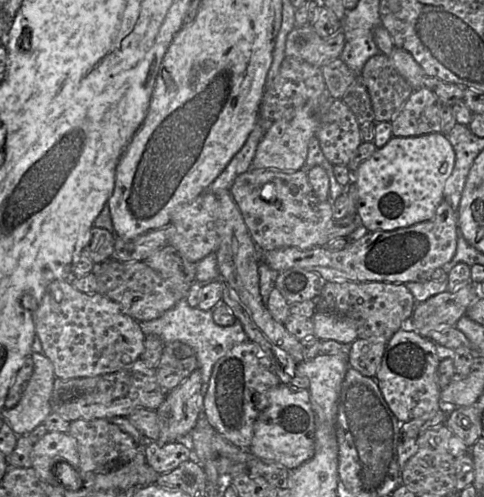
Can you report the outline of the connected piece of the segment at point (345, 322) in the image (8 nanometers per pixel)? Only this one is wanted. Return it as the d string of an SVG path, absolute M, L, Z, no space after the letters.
M317 309L312 318L314 335L319 340L334 340L346 346L358 339L355 324L342 316Z

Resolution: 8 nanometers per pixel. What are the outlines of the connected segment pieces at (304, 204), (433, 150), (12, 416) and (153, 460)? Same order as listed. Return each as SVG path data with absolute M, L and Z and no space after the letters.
M305 169L248 170L235 179L230 192L261 252L287 247L301 250L326 247L327 228L333 219L333 201L330 198L322 200L314 193Z
M429 133L391 139L352 172L358 191L357 216L368 232L392 231L431 219L444 200L444 187L455 165L448 135Z
M32 353L33 373L18 404L2 410L2 418L7 421L17 436L26 436L43 424L52 412L50 397L53 390L54 368L44 353Z
M147 440L146 463L159 475L171 472L183 462L191 460L192 457L191 447L187 447L181 442L159 446L155 441Z

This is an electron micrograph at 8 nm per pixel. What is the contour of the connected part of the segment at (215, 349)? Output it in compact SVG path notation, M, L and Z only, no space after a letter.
M187 299L180 300L173 308L167 310L159 318L140 322L140 327L145 336L156 335L160 337L164 343L180 341L193 348L198 361L198 369L201 374L201 396L205 395L208 390L212 369L215 363L236 344L248 340L239 321L236 321L230 326L219 326L214 322L211 310L203 311L198 307L191 307Z

